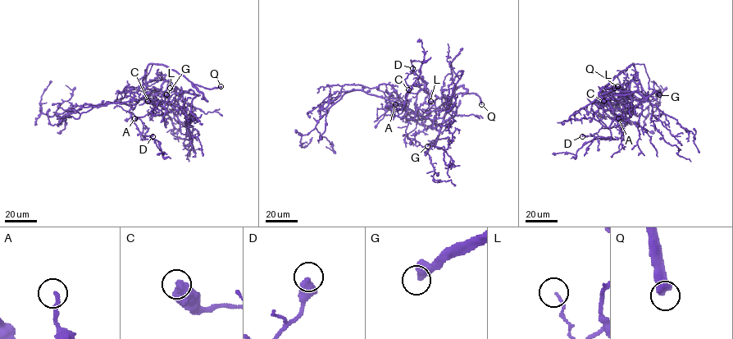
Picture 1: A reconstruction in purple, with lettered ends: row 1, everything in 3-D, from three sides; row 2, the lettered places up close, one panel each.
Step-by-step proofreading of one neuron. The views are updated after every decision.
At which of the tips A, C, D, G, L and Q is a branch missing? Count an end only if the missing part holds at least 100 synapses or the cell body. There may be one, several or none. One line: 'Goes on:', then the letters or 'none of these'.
Goes on: G, Q

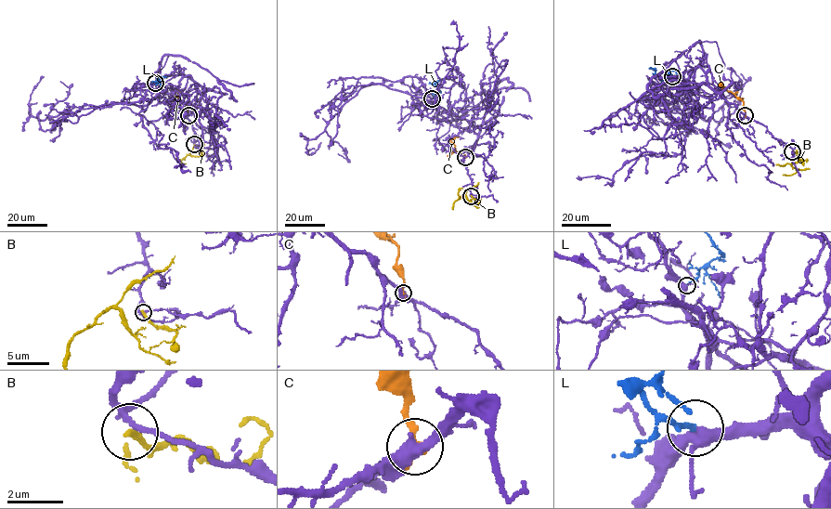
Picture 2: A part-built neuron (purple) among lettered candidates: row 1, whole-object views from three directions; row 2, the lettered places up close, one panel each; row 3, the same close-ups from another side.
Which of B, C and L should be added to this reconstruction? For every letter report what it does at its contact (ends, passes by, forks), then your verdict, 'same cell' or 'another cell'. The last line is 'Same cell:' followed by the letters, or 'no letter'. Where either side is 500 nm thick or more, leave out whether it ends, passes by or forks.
B: it ends | another cell
C: it ends | another cell
L: it ends | same cell
Same cell: L

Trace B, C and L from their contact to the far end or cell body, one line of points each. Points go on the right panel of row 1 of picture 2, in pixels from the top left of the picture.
B: (792, 151), (804, 161), (791, 164), (796, 169), (795, 173), (783, 175)
C: (745, 115), (743, 101), (720, 85)
L: (672, 75), (666, 71), (661, 81), (649, 68)

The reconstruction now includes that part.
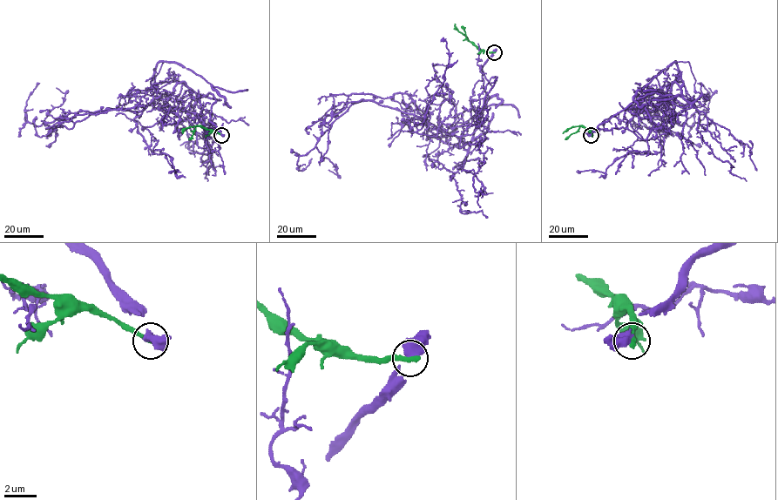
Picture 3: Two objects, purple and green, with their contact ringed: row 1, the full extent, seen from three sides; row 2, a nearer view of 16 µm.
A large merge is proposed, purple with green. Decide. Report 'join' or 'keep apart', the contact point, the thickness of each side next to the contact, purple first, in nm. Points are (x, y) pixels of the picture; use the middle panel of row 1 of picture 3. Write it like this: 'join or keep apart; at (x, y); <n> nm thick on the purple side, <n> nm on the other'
keep apart; at (494, 52); 700 nm thick on the purple side, 360 nm on the other

